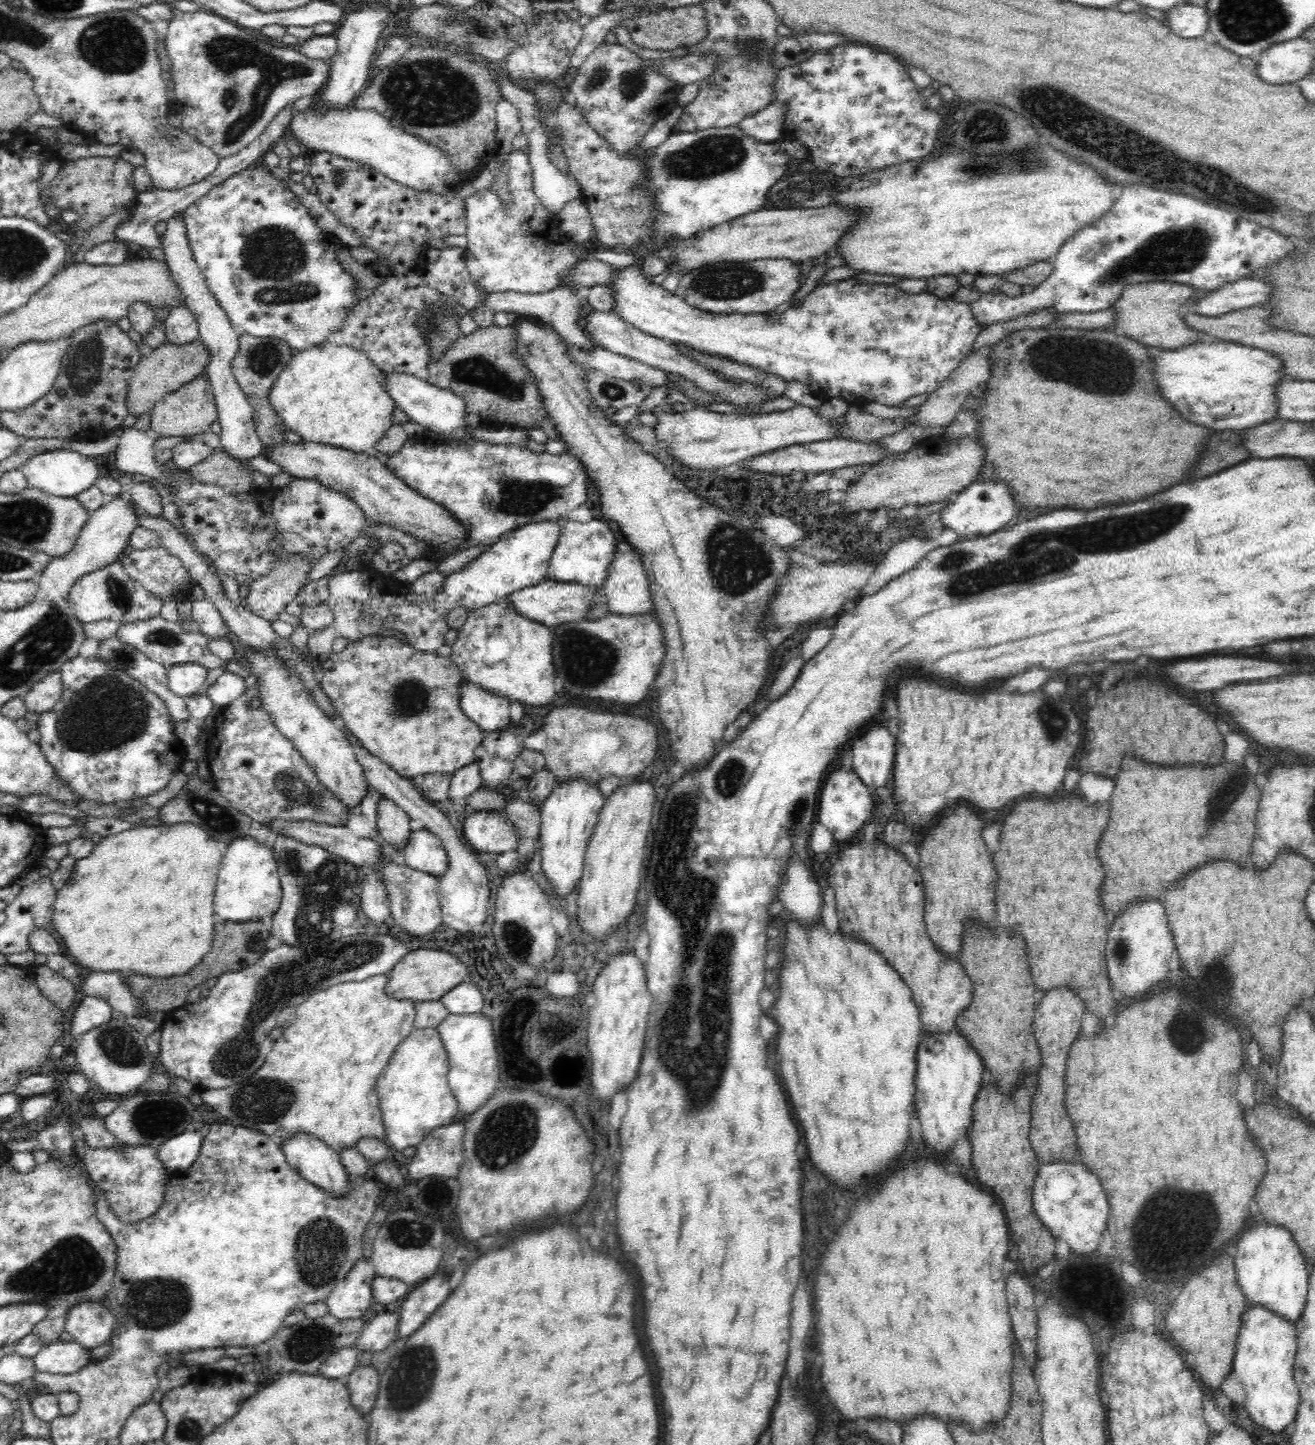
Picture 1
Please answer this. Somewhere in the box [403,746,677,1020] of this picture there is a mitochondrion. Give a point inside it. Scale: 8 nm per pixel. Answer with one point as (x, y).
(517, 942)

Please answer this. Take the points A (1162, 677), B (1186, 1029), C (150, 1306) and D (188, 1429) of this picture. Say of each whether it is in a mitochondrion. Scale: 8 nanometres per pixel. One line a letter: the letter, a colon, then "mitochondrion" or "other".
A: other
B: mitochondrion
C: mitochondrion
D: mitochondrion

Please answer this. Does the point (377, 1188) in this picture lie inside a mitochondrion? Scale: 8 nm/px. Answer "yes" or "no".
no

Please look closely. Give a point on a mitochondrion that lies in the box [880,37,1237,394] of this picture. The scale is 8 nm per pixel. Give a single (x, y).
(1177, 251)

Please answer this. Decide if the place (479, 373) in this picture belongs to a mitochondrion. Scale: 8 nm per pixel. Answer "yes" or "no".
yes

